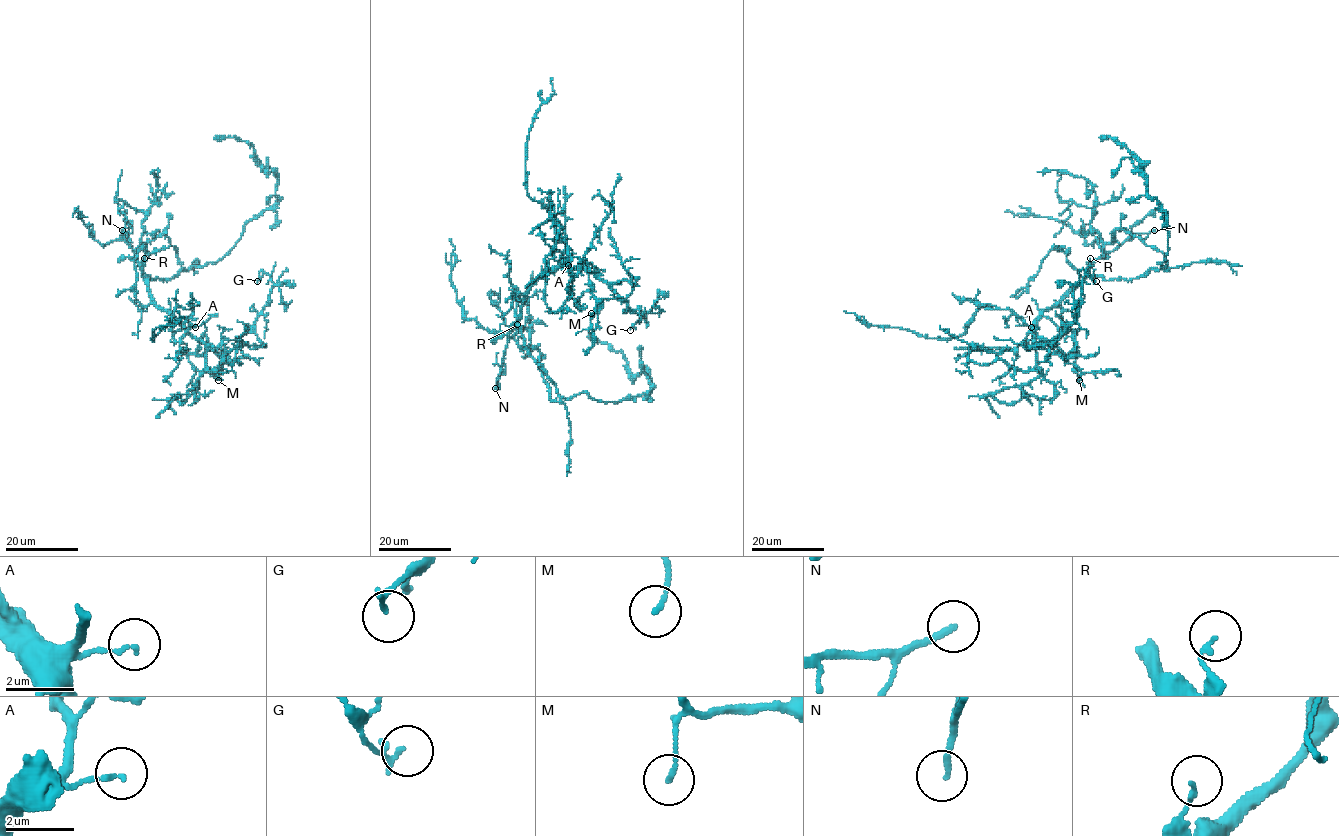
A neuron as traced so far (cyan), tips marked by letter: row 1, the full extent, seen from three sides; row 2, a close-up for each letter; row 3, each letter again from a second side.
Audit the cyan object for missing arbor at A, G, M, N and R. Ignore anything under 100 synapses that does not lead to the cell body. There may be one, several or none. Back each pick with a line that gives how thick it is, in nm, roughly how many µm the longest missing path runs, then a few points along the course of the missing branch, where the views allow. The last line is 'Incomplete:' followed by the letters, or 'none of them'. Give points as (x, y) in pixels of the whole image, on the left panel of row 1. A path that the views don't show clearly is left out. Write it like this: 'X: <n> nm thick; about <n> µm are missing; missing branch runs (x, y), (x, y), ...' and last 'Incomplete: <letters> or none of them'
N: 170 nm thick; about 90 µm are missing; missing branch runs (122, 230), (106, 205), (104, 185), (112, 220), (110, 231), (117, 242), (116, 259), (107, 276), (96, 279)
Incomplete: N

